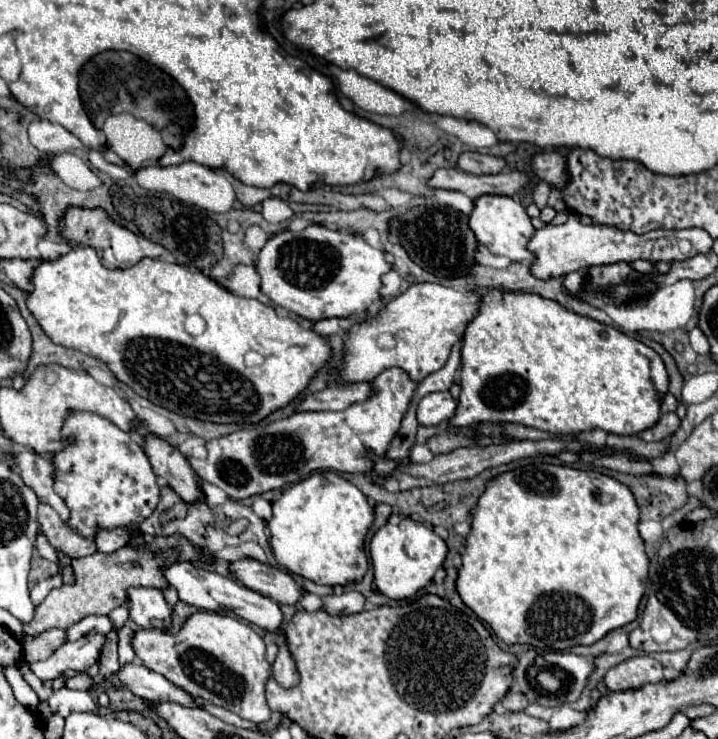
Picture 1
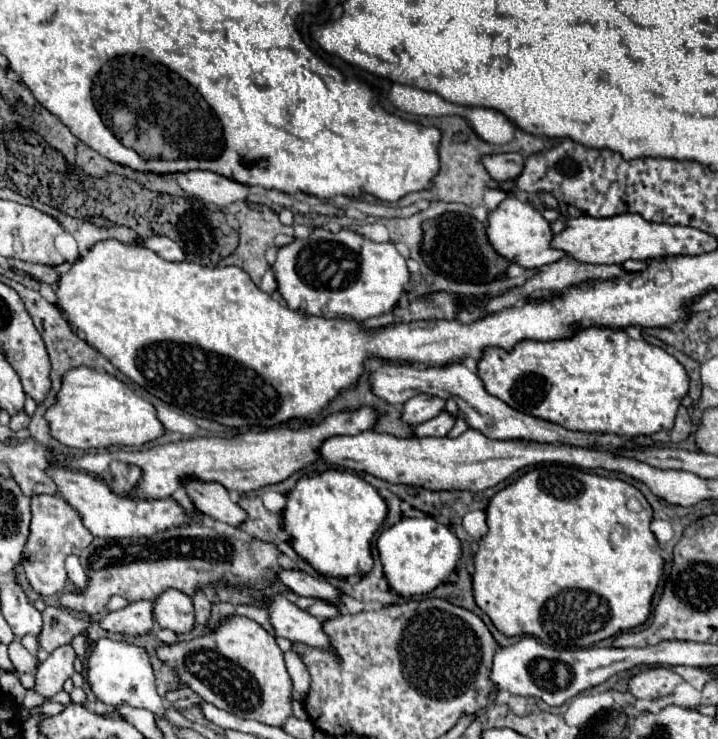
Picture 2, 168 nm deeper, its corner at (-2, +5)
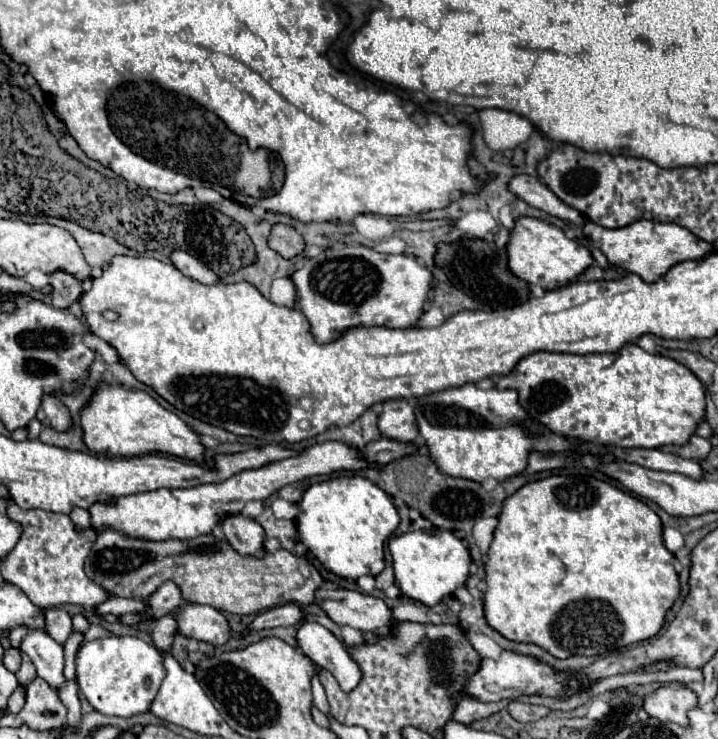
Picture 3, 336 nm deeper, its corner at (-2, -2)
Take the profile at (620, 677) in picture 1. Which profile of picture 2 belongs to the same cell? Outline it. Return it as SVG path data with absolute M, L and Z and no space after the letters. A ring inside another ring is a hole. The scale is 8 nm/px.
M651 666L627 682L627 690L635 698L647 698L647 700L657 700L663 696L669 696L673 688L683 682L681 676L677 676L673 670L665 666Z

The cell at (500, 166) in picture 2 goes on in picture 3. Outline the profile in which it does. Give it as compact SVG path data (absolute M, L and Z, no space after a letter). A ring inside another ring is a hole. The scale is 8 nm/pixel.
M515 175L509 183L509 189L523 201L527 201L529 205L555 215L559 219L567 219L575 225L583 225L587 219L581 211L565 205L561 199L557 199L557 195L553 195L553 191L549 191L549 187L545 187L545 183L537 177L531 175Z

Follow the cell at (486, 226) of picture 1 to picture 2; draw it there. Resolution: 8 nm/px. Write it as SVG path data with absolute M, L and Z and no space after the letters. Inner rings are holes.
M513 196L505 198L495 210L489 212L487 236L489 236L489 242L493 244L493 248L497 252L501 252L501 256L521 264L523 268L541 268L543 264L557 262L559 258L565 256L561 250L551 248L549 242L553 238L553 232L549 228L549 222L541 216L541 212Z

